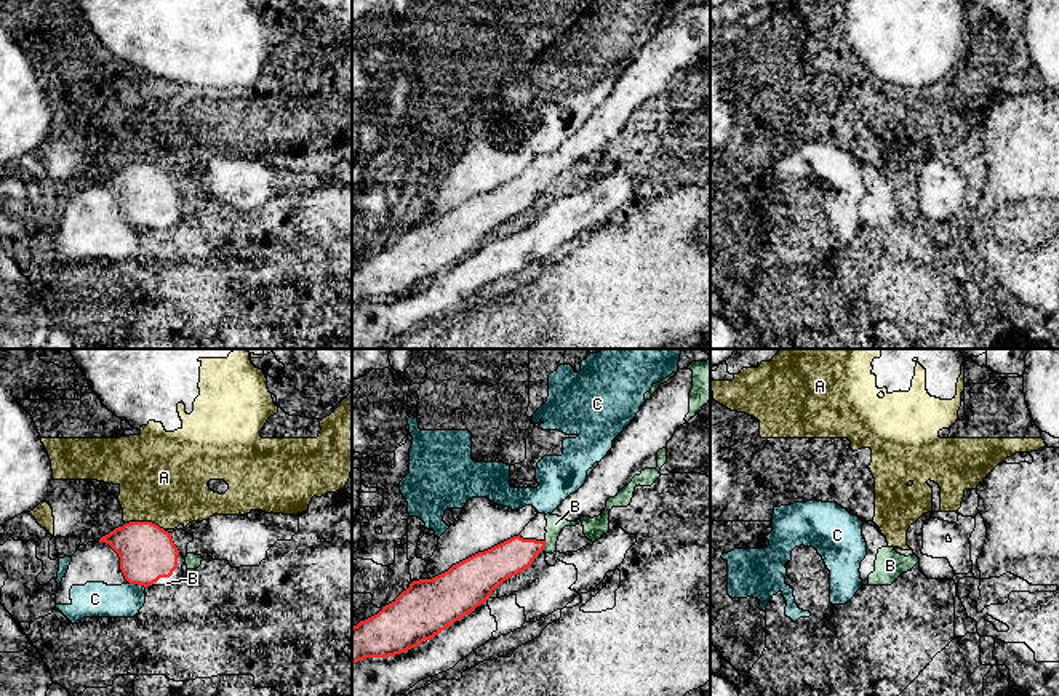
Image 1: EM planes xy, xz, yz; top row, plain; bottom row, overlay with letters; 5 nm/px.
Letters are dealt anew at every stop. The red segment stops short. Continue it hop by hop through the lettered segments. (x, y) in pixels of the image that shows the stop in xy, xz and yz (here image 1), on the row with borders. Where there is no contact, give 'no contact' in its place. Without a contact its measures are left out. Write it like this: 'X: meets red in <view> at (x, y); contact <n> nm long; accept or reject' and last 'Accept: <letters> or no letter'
A: meets red in xy at (144, 522); contact 200 nm long; reject
B: meets red in xz at (544, 546); contact 50 nm long; accept
C: meets red in xy at (138, 584); contact 80 nm long; reject
Accept: B

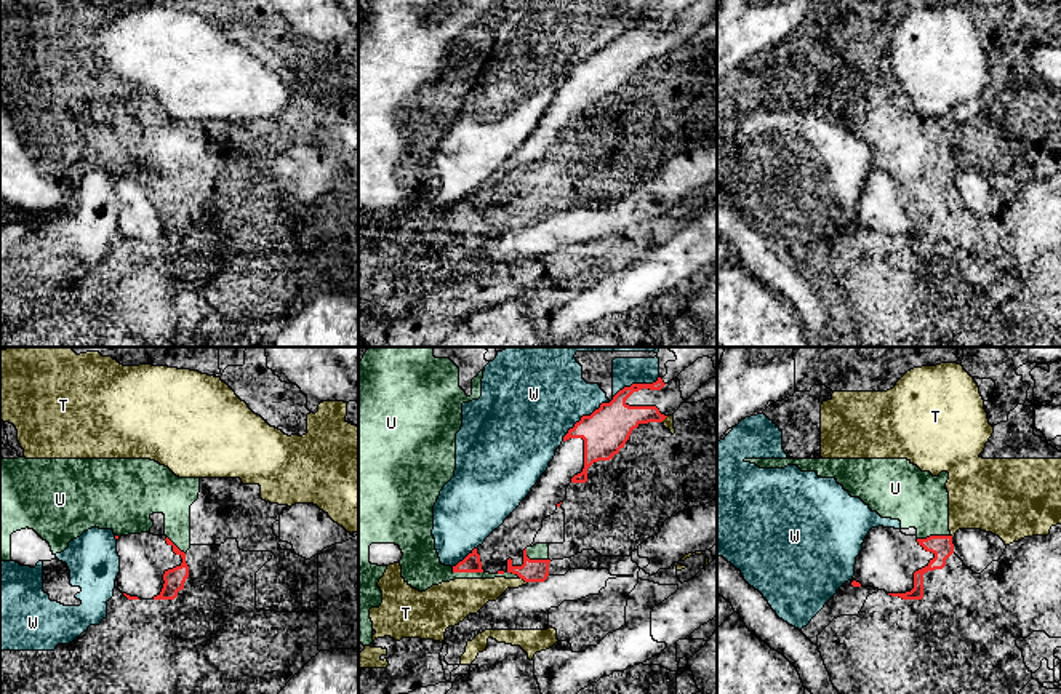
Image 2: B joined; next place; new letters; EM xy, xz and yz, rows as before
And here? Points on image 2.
T: meets red in xz at (524, 579); contact 50 nm long; reject
U: meets red in xz at (468, 571); contact 160 nm long; reject
W: meets red in xz at (584, 416); contact 320 nm long; reject
Accept: no letter

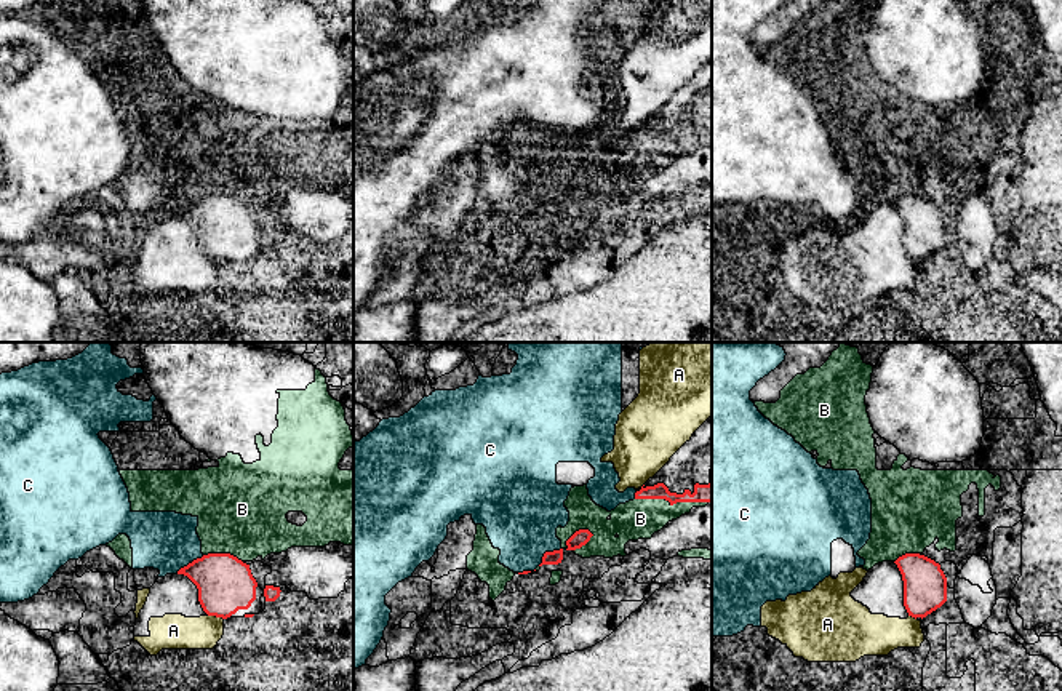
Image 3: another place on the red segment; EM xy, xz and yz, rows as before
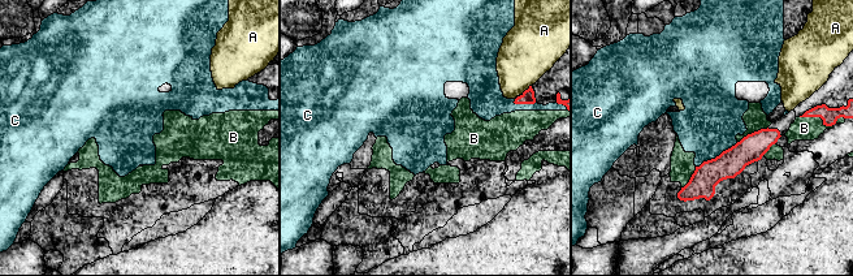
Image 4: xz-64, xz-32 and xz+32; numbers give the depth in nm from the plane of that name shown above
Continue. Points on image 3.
A: meets red in xy at (216, 616); contact 80 nm long; reject
B: meets red in xz at (672, 504); contact 360 nm long; reject
C: meets red in xz at (546, 552); contact 150 nm long; reject
Accept: no letter

